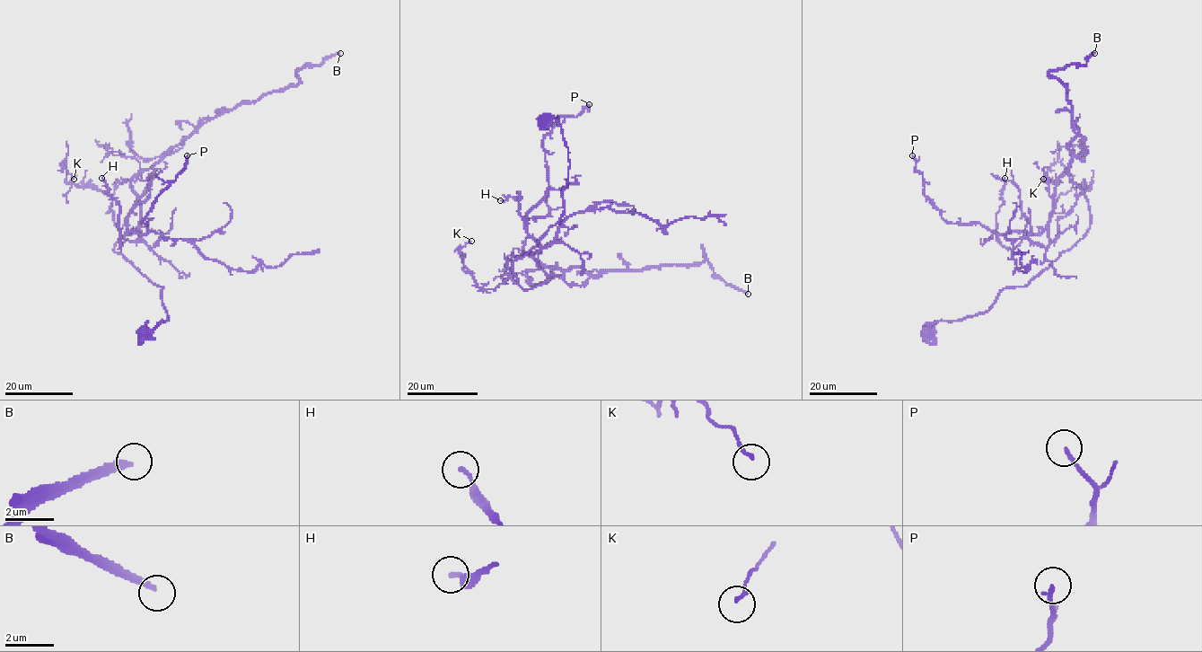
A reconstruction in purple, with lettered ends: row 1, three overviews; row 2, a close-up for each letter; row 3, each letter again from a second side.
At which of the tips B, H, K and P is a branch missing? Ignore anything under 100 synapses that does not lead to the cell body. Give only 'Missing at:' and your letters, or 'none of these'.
Missing at: B

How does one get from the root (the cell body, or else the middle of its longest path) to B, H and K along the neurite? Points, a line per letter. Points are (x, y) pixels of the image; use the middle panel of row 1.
B: (545, 120), (568, 181), (561, 217), (513, 264), (523, 289), (555, 266), (693, 265), (701, 246), (748, 294)
H: (545, 120), (563, 215), (513, 264), (545, 283), (520, 192), (500, 200)
K: (545, 120), (568, 150), (563, 215), (513, 271), (523, 289), (549, 277), (540, 246), (481, 288), (471, 241)

